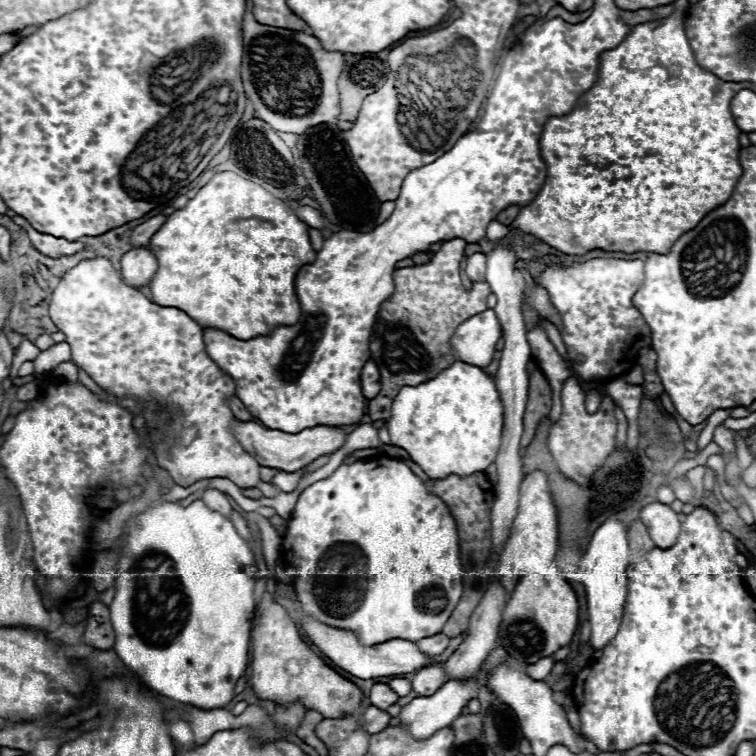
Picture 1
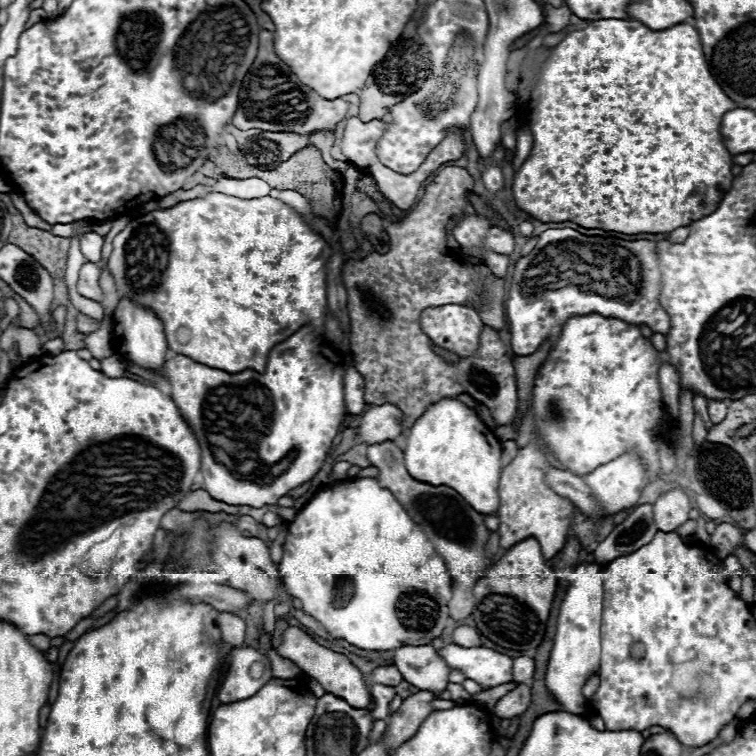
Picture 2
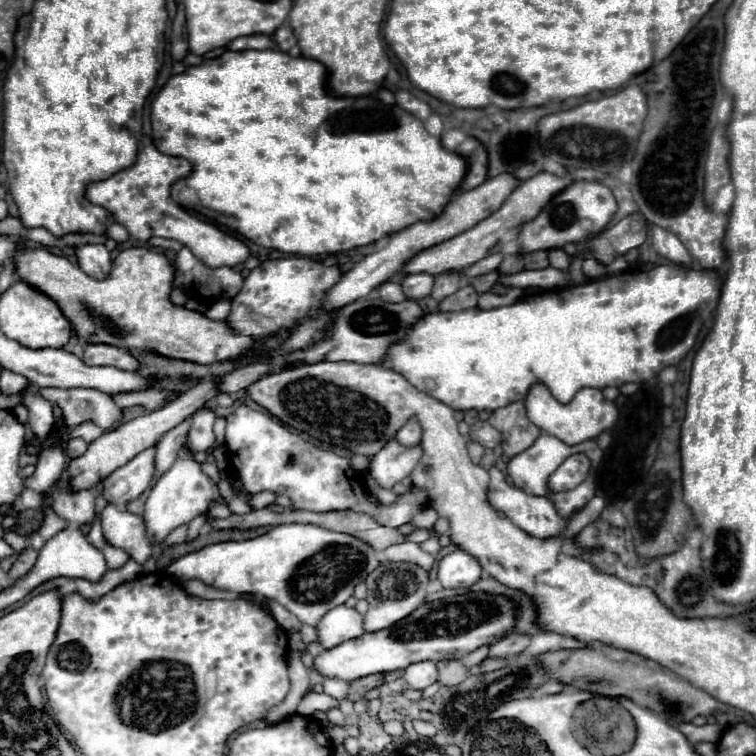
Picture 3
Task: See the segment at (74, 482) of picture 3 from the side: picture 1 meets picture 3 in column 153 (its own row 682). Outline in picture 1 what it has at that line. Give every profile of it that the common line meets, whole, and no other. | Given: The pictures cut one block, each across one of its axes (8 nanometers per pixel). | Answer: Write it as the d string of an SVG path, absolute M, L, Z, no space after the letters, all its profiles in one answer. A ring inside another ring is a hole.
M442 664L426 666L414 674L412 690L418 692L420 696L430 696L436 690L440 690L446 682L448 682L448 678L446 678L446 670Z

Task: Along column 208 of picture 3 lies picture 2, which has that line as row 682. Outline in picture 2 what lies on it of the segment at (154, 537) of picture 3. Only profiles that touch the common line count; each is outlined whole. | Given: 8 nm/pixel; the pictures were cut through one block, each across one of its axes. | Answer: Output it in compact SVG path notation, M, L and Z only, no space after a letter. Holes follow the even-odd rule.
M450 644L438 654L444 658L448 668L458 668L466 674L466 678L476 680L484 690L494 688L498 684L512 682L512 658L500 654L490 648L462 648Z

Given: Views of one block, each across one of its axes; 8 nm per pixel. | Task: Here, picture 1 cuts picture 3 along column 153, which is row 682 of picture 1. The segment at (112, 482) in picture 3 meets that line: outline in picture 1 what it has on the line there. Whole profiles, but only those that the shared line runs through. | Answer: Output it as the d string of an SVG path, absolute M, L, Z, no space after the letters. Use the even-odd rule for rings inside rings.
M478 678L450 680L432 696L418 696L400 710L400 724L404 724L414 738L424 740L434 732L448 728L460 710L470 702L470 692Z

